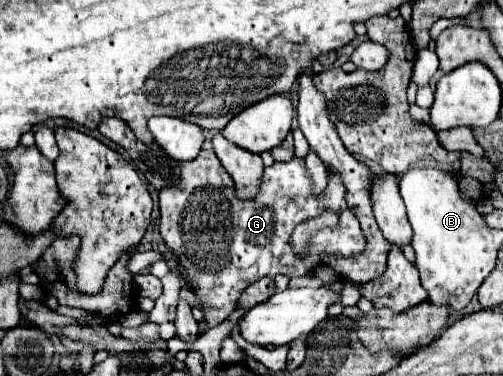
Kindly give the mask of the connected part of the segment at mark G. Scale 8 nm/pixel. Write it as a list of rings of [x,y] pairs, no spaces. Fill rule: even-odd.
[[[203,149],[193,161],[179,163],[179,179],[171,187],[159,191],[161,235],[175,257],[185,265],[209,327],[219,325],[235,311],[237,297],[249,283],[279,273],[287,277],[303,277],[322,264],[323,253],[347,258],[355,257],[365,249],[365,235],[357,217],[347,207],[341,175],[337,171],[327,173],[329,183],[325,191],[315,195],[313,181],[305,169],[305,159],[293,157],[291,161],[275,161],[271,167],[263,169],[259,193],[253,199],[239,199],[231,175],[223,169],[211,149]],[[323,211],[339,213],[337,227],[329,232],[319,231],[312,237],[305,259],[293,257],[287,243],[289,229],[293,229],[297,221],[315,217]],[[203,235],[207,235],[205,249],[197,243]]]

